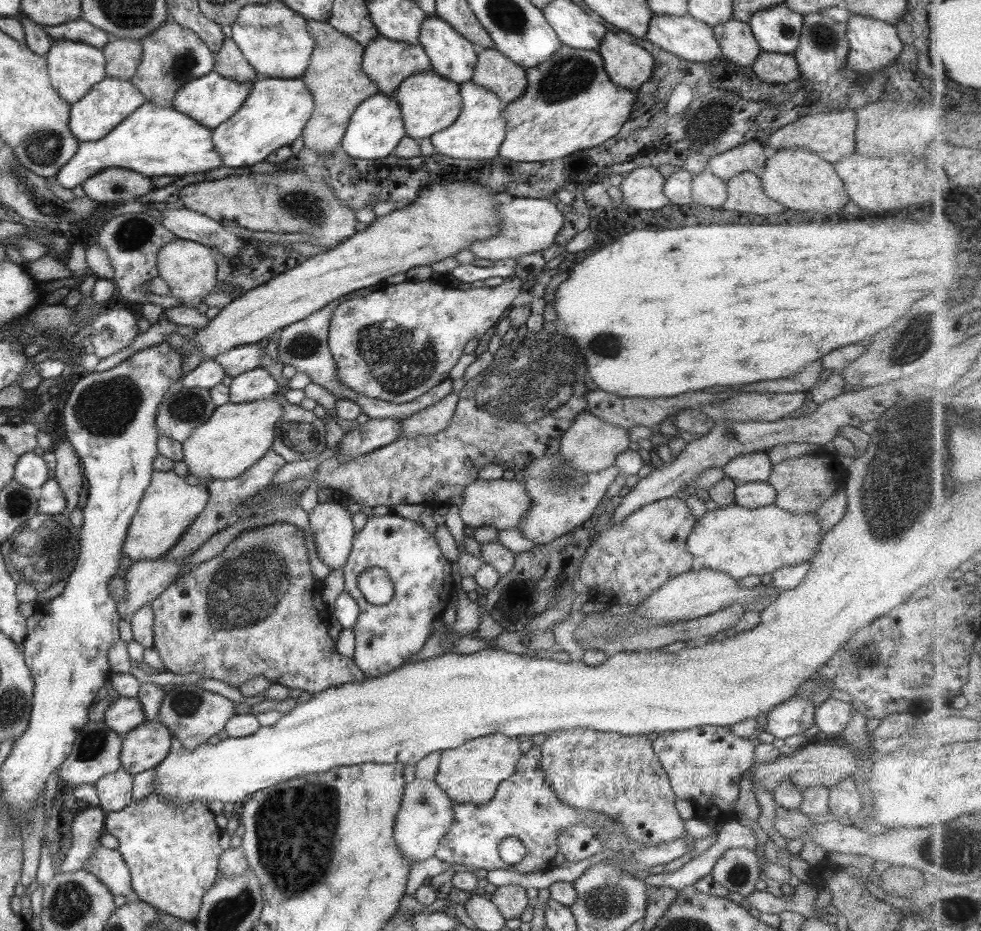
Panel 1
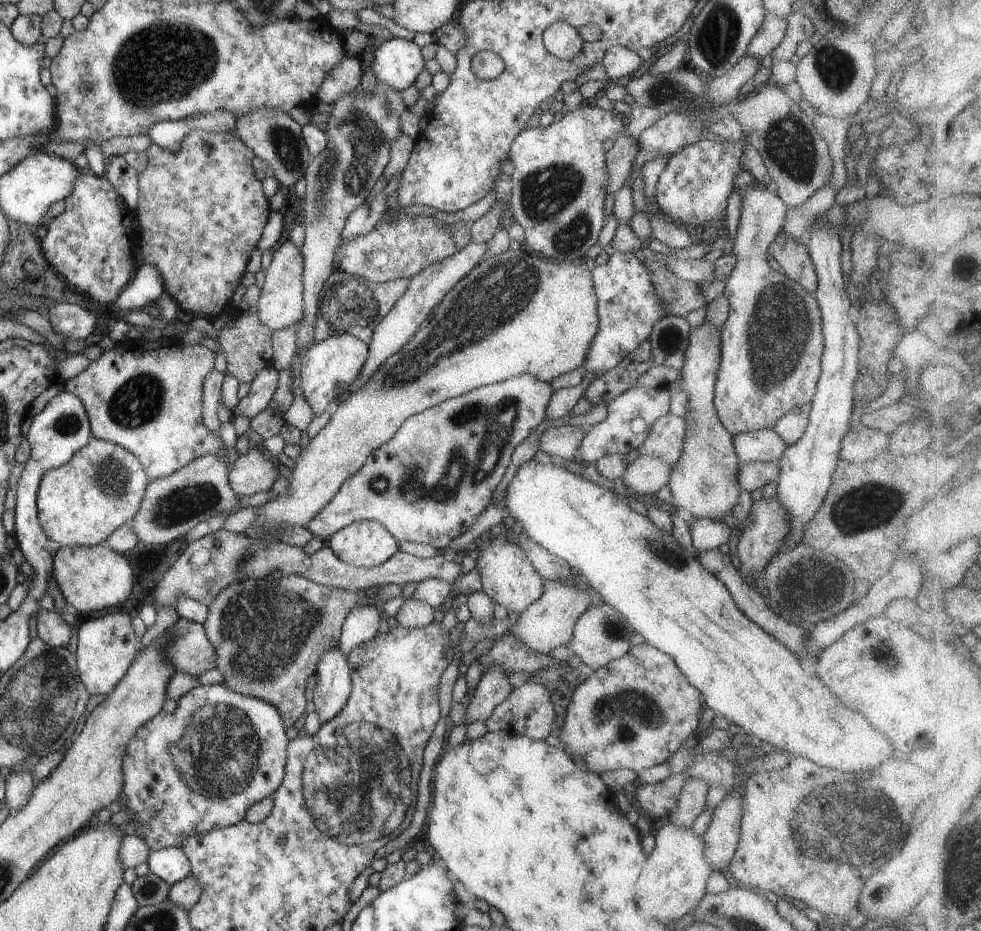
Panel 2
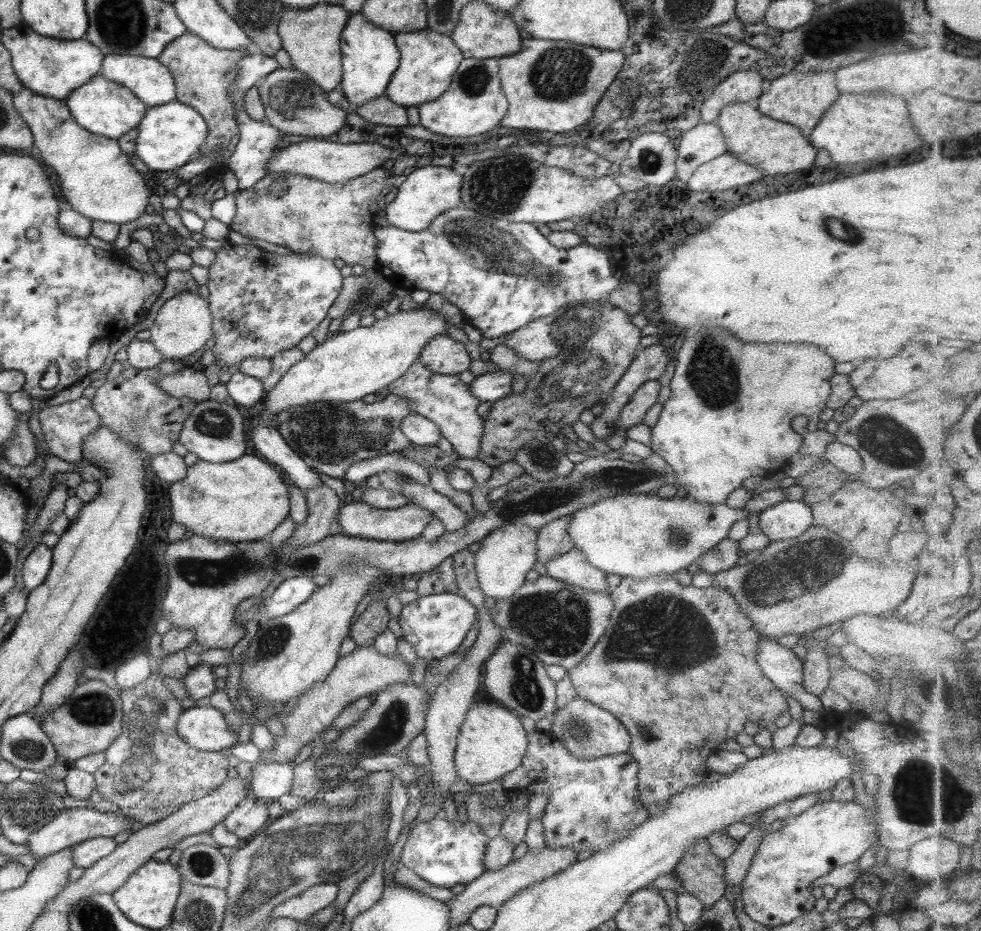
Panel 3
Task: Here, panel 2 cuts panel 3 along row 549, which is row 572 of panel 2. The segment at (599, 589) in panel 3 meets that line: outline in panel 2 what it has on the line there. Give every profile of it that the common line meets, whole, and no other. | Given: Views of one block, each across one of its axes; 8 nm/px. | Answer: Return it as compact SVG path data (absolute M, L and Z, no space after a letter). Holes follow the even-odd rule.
M575 570L571 572L571 580L542 580L543 592L535 602L529 603L529 606L522 610L515 620L515 624L508 625L507 632L523 644L529 652L547 655L549 650L558 646L565 646L571 638L571 632L577 618L587 610L595 600L594 593L581 574Z

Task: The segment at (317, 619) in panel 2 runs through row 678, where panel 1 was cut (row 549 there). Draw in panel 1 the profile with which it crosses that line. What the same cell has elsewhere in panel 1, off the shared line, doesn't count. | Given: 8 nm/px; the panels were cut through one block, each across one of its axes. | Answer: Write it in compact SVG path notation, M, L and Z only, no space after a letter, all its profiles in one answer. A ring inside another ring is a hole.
M275 522L250 529L247 533L241 531L217 556L195 565L150 602L154 614L152 648L158 652L169 672L193 672L202 678L221 680L229 686L239 687L256 676L262 676L270 684L315 694L340 684L363 682L365 676L355 666L354 660L339 654L336 642L327 633L330 614L325 612L326 606L321 602L320 594L315 594L313 580L300 528Z

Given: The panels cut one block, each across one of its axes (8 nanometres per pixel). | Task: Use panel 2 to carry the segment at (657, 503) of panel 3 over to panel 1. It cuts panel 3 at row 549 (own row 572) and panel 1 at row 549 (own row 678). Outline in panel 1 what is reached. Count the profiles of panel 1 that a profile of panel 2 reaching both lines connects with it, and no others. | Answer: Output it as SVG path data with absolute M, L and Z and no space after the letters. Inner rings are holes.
M734 505L705 512L688 533L686 545L693 557L701 558L703 569L715 570L737 580L809 562L819 550L824 533L813 513L789 514L775 505L755 509Z

